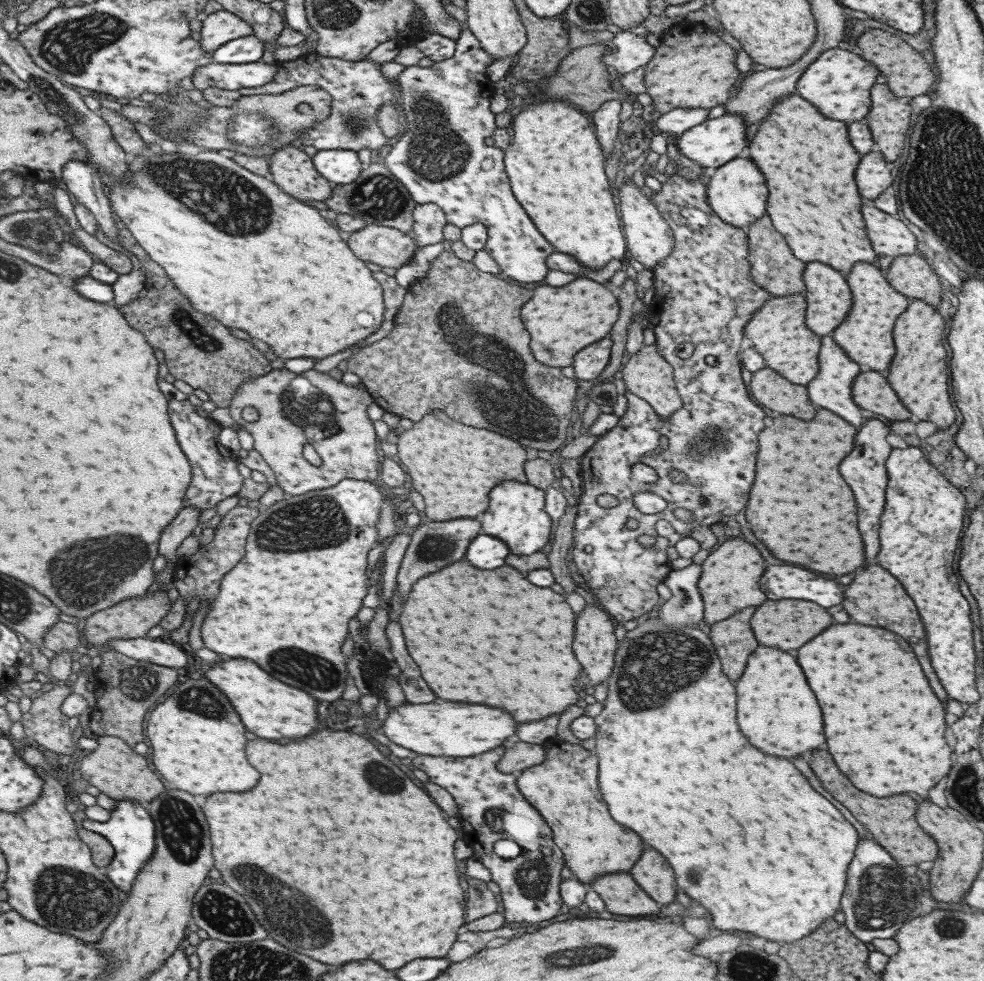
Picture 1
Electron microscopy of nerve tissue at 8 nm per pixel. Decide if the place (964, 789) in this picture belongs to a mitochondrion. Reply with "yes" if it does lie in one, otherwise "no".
yes

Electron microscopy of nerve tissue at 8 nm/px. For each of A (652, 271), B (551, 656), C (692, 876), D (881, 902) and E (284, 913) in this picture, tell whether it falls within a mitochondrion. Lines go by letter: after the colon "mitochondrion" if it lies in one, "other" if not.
A: other
B: other
C: mitochondrion
D: mitochondrion
E: mitochondrion

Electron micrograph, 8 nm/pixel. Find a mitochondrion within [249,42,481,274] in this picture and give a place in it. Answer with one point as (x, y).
(437, 154)

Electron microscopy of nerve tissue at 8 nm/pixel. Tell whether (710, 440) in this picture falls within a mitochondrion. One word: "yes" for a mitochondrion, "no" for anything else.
yes

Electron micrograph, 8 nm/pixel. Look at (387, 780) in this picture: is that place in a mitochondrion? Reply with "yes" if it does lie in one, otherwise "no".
yes

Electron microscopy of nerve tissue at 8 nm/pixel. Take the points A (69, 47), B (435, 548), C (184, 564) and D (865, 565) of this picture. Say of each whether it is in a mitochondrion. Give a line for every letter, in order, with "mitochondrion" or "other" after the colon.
A: mitochondrion
B: mitochondrion
C: other
D: other

